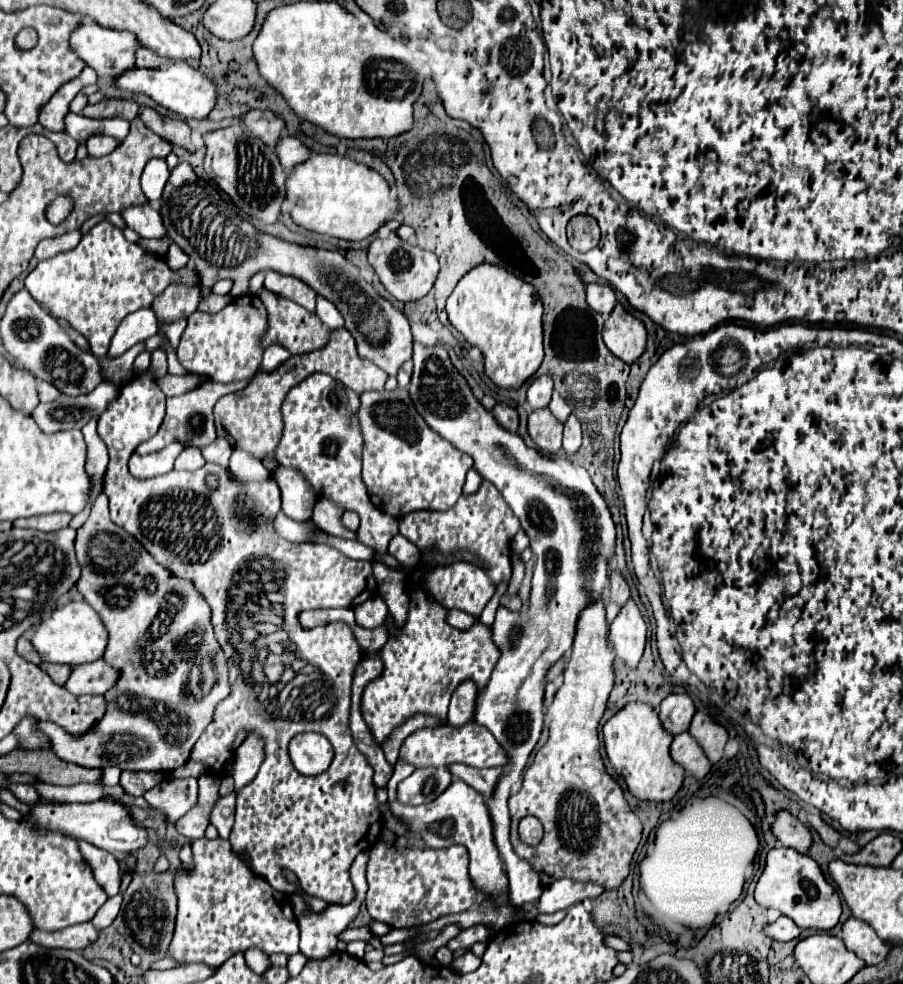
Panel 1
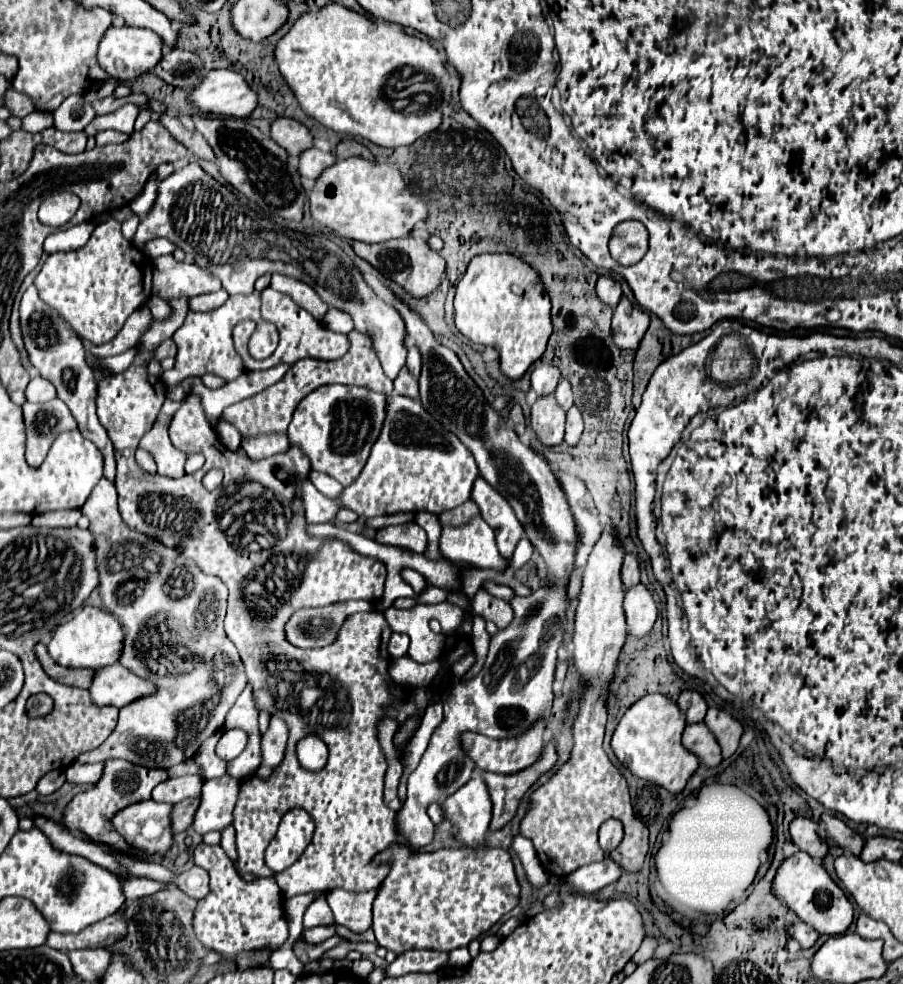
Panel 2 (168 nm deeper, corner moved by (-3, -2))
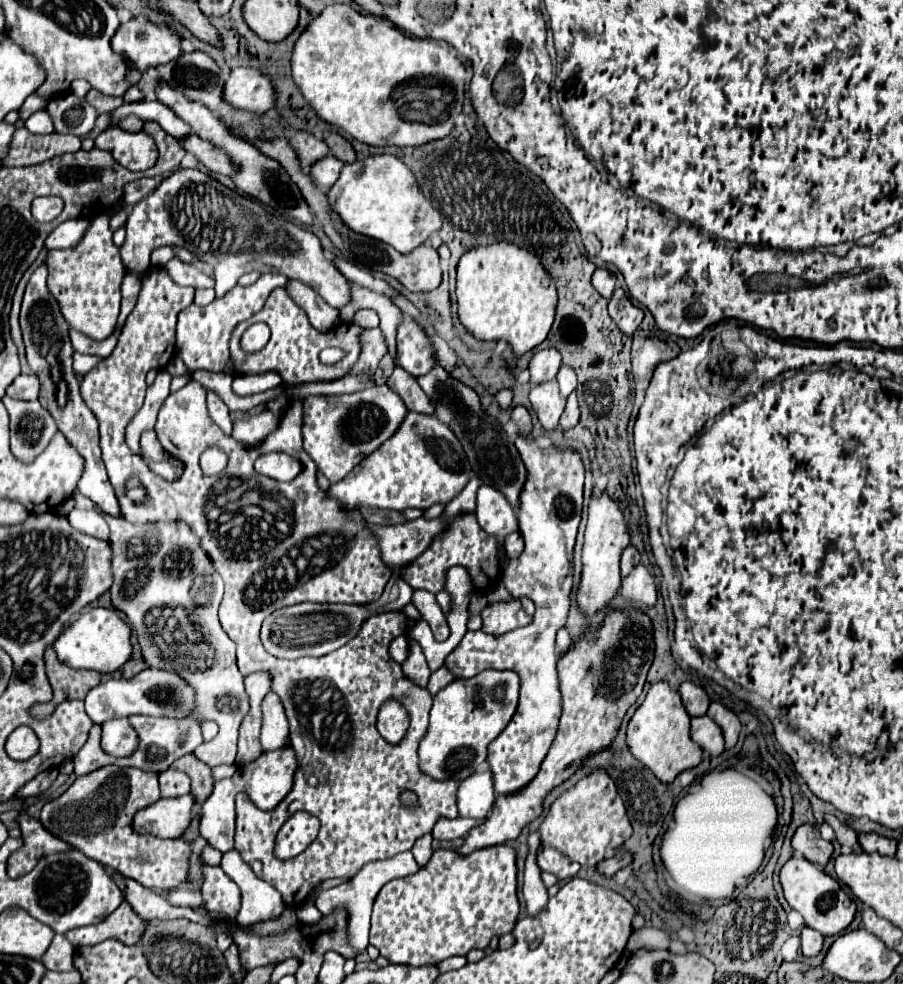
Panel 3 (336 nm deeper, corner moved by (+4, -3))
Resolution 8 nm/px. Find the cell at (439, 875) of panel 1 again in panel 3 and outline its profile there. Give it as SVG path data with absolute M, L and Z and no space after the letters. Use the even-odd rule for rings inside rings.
M495 845L487 849L473 851L469 857L461 857L455 851L443 851L437 849L431 857L431 861L421 867L415 875L403 877L403 879L393 879L383 889L379 891L375 903L373 903L373 913L371 913L371 945L379 949L379 953L395 965L409 965L409 967L421 967L421 965L439 965L443 959L453 957L453 955L467 955L471 949L487 949L489 941L493 937L501 937L505 933L511 933L519 915L519 901L517 901L517 865L515 865L515 849L509 845Z

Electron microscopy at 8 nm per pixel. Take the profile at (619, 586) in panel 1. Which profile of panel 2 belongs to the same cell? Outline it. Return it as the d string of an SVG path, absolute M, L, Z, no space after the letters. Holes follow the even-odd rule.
M626 554L624 556L624 564L622 564L622 582L624 588L632 588L640 582L640 568L638 568L638 560L634 554Z

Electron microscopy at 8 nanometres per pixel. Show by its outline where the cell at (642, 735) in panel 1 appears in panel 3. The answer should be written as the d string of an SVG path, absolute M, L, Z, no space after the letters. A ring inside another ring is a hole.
M665 681L651 685L645 701L629 721L627 745L633 757L637 757L645 767L649 767L663 783L671 783L681 771L697 767L701 763L703 749L691 739L689 721L691 717L681 703L679 691L669 687L669 683Z

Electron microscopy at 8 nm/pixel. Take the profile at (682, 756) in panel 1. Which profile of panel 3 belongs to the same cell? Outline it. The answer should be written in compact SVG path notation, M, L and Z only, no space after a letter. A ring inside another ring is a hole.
M707 715L691 719L691 739L695 739L695 743L699 743L703 747L703 751L711 757L721 755L725 749L723 731Z

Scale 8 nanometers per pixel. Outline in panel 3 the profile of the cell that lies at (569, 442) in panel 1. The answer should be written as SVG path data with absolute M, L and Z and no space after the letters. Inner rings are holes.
M575 391L567 397L567 407L561 415L561 421L559 421L559 427L561 429L571 429L579 423L579 403L577 403L577 395Z

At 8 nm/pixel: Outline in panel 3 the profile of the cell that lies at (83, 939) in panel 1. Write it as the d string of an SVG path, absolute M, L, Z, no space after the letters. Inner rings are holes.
M123 901L103 923L91 927L79 927L67 933L73 947L77 945L97 945L105 939L119 939L125 945L137 945L147 929L147 921L135 915L131 905Z

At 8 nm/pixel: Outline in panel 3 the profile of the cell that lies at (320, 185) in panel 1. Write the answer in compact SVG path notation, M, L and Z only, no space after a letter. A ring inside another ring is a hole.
M371 155L365 161L347 163L339 181L329 191L331 209L343 223L367 237L379 239L399 253L411 253L441 229L441 213L425 199L411 169L395 155Z

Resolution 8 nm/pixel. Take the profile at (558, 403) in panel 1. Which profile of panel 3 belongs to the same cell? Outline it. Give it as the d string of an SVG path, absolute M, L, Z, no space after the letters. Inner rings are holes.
M561 365L559 373L557 373L557 381L559 381L559 387L561 387L561 395L567 397L577 387L575 369L573 367L567 367L567 365Z

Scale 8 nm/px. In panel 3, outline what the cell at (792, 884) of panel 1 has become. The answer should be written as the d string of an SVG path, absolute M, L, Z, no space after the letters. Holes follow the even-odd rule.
M793 855L783 865L779 875L781 875L781 885L785 891L787 903L803 915L805 925L809 925L811 929L823 935L837 935L849 927L849 923L857 913L857 905L847 895L847 891L833 877L829 877L821 867L815 867L803 855Z

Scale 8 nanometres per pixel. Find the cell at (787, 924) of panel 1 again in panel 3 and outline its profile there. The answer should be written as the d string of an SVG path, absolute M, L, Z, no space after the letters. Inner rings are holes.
M805 927L803 933L801 933L801 949L803 949L805 957L819 955L821 949L823 949L823 935L819 931L815 931L815 929Z

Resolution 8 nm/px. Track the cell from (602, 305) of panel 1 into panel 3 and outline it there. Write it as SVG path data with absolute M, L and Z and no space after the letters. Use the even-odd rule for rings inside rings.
M597 269L593 273L593 287L607 299L611 299L613 289L615 289L615 277L607 269Z

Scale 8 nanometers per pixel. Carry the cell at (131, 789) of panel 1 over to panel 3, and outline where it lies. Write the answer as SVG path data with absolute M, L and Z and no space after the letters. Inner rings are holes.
M109 765L77 777L61 797L47 801L41 809L39 821L51 835L63 839L71 847L77 847L87 857L135 879L147 889L165 893L189 881L191 847L181 837L159 839L153 835L141 835L133 829L135 813L159 799L161 791L157 773Z

